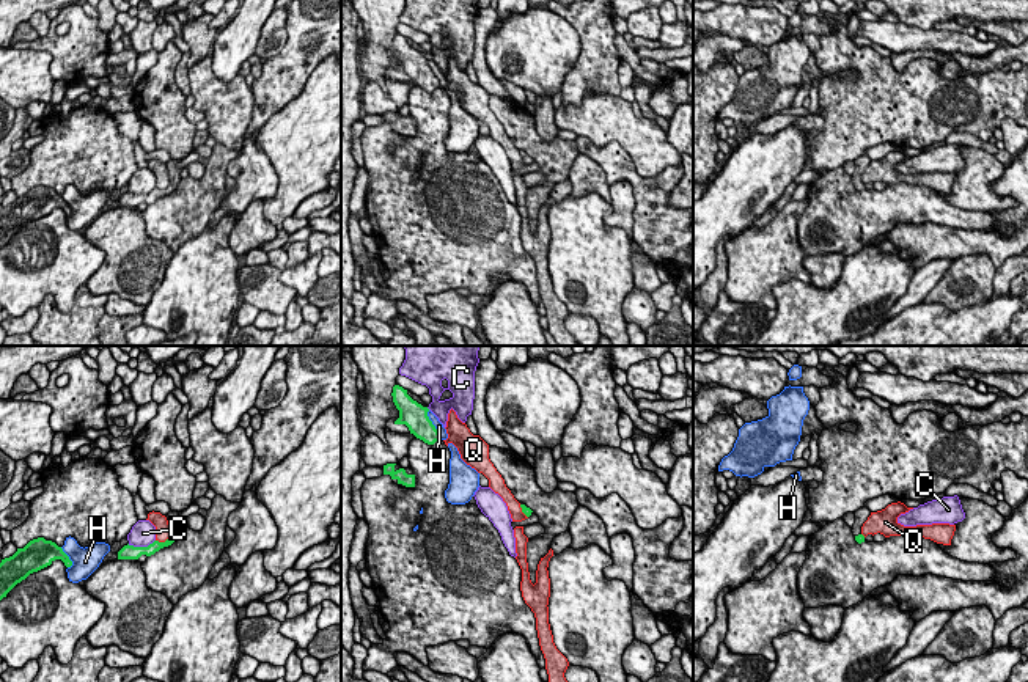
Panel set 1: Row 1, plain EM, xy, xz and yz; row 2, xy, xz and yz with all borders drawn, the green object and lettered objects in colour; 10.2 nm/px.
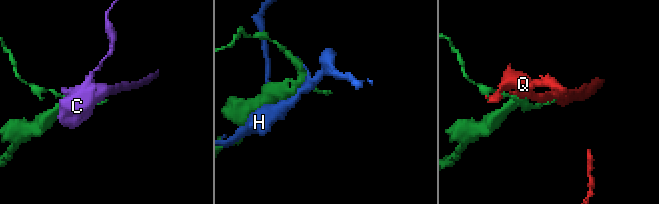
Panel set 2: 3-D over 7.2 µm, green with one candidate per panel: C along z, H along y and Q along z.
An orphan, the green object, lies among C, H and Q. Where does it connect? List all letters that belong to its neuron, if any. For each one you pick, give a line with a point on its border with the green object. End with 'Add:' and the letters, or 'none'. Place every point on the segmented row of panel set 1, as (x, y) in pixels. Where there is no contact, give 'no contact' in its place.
Add: none

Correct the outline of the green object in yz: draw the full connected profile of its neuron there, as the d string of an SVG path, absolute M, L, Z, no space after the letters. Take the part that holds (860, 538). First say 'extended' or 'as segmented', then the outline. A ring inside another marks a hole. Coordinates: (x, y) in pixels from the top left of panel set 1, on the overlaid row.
extended | M863 506L858 511L855 511L854 514L855 514L855 523L852 526L852 533L855 536L855 541L858 544L861 544L861 542L865 542L865 536L861 534L861 526L868 520L868 517L871 515L871 511Z

